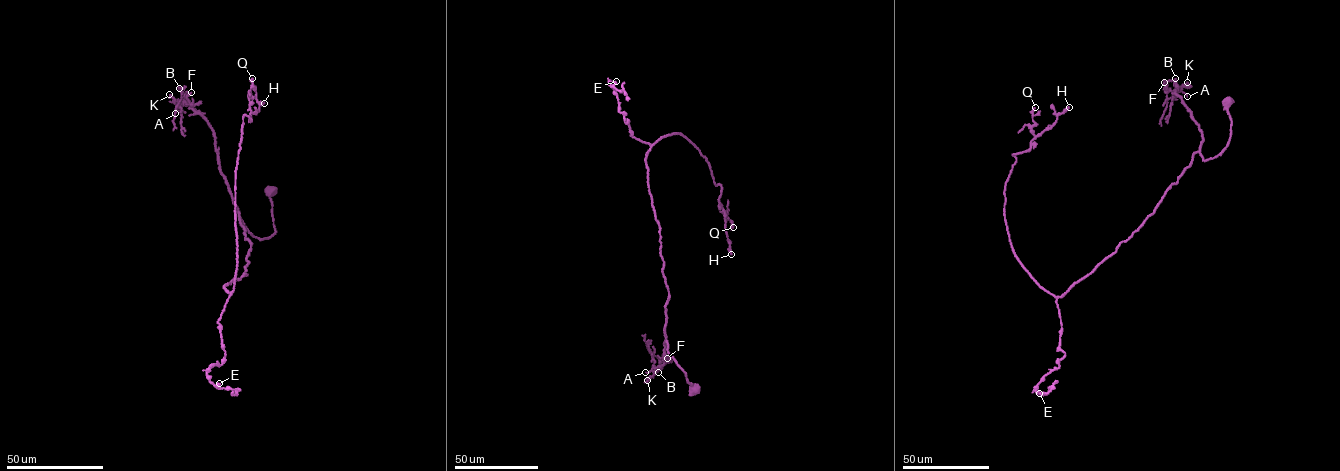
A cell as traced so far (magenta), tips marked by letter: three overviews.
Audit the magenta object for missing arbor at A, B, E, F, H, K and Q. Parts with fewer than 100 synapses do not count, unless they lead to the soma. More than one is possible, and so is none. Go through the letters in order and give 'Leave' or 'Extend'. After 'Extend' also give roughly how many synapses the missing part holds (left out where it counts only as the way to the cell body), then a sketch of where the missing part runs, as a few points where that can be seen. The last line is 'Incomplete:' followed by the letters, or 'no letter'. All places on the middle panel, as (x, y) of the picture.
A: Leave
B: Extend. Roughly 200 synapses
E: Leave
F: Leave
H: Extend. Roughly 250 synapses. Course of what is missing: (731, 254), (738, 293), (727, 319), (699, 341), (672, 334), (702, 298), (711, 312), (719, 304), (722, 279)
K: Leave
Q: Leave
Incomplete: B, H

